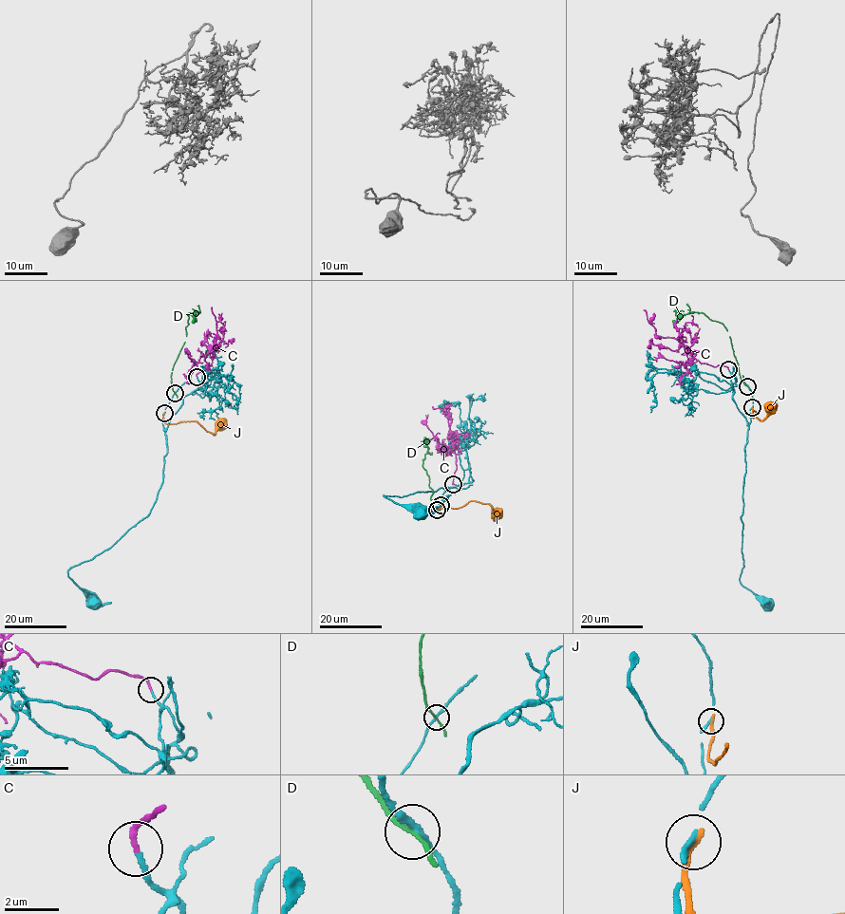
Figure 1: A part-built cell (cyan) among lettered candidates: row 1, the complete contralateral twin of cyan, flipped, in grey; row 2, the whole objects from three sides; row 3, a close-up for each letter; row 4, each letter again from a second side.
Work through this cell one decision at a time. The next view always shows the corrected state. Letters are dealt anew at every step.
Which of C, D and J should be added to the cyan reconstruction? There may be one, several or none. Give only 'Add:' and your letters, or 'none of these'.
Add: C

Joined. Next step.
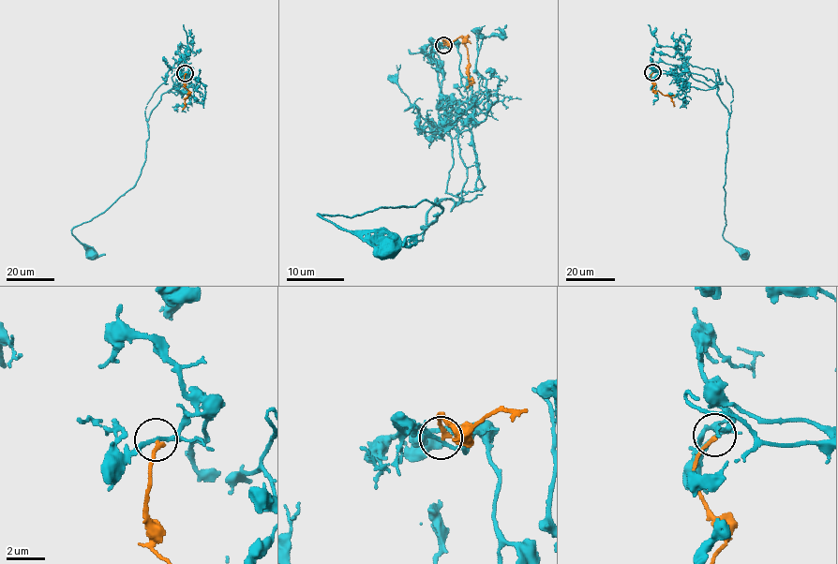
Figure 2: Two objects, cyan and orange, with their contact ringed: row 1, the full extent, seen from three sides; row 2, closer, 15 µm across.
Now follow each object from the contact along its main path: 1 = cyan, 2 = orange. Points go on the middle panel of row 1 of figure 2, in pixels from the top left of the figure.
1: (443, 45), (471, 93), (461, 200), (436, 200), (426, 227), (440, 202), (318, 215), (387, 248)
2: (443, 45), (444, 37), (451, 43), (462, 37), (469, 61), (470, 80), (472, 81), (469, 82)

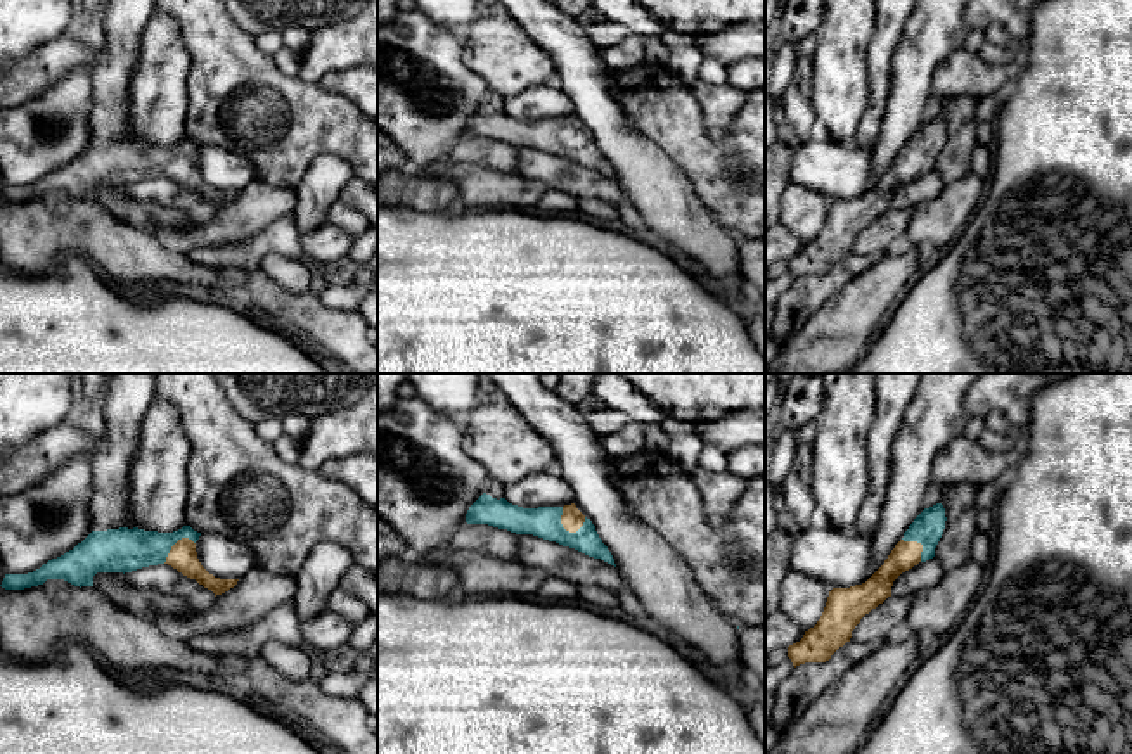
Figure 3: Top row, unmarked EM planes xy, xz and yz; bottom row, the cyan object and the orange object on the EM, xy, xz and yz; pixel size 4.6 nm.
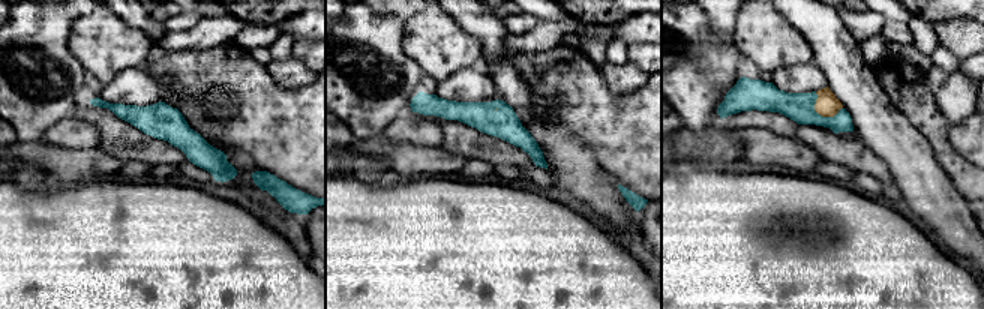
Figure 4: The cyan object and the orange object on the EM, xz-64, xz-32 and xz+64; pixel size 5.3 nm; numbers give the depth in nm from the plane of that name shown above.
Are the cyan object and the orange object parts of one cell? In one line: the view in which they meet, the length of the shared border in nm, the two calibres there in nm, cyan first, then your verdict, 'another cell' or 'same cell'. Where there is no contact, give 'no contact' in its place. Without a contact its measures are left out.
xz | 140 nm | 140/110 nm | same cell

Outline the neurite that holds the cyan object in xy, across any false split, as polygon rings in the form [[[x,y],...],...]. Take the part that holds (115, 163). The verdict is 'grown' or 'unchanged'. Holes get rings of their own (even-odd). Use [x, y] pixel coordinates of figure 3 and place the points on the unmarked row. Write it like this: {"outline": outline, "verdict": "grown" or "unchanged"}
{"outline": [[[183,138],[173,145],[144,144],[138,140],[92,144],[64,168],[48,173],[28,187],[5,187],[2,201],[24,202],[47,192],[64,192],[74,199],[93,199],[97,185],[132,185],[142,180],[168,176],[204,201],[222,208],[239,192],[220,192],[199,175],[196,154],[201,145]]], "verdict": "grown"}

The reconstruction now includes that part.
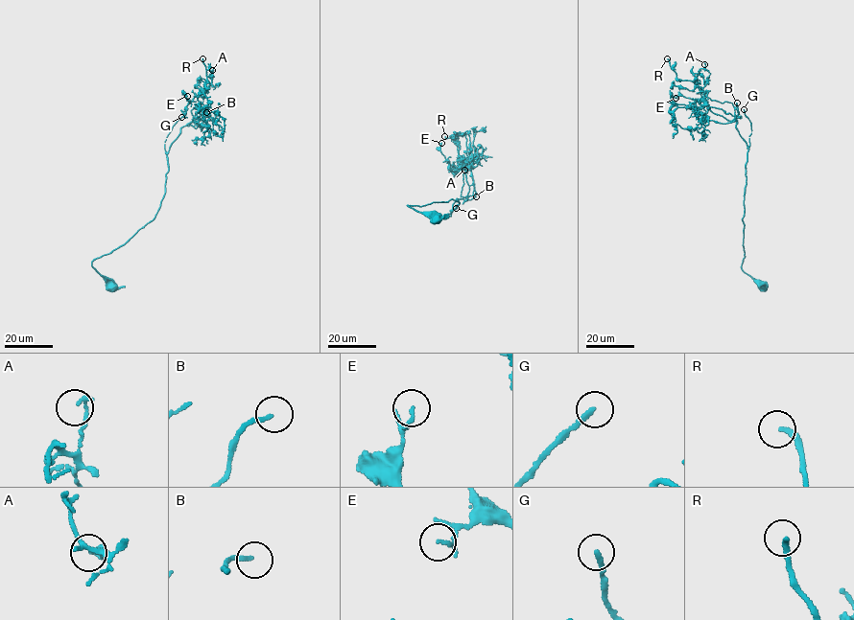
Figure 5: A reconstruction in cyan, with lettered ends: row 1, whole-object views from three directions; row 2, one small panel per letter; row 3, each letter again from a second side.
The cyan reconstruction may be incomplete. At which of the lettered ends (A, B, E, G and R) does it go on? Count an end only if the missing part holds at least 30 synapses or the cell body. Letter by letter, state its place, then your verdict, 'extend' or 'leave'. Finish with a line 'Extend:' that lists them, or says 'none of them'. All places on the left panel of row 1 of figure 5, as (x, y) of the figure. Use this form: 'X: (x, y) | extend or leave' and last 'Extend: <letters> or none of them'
A: (212, 70) | leave
B: (206, 112) | extend
E: (187, 96) | leave
G: (181, 117) | extend
R: (202, 58) | leave
Extend: B, G

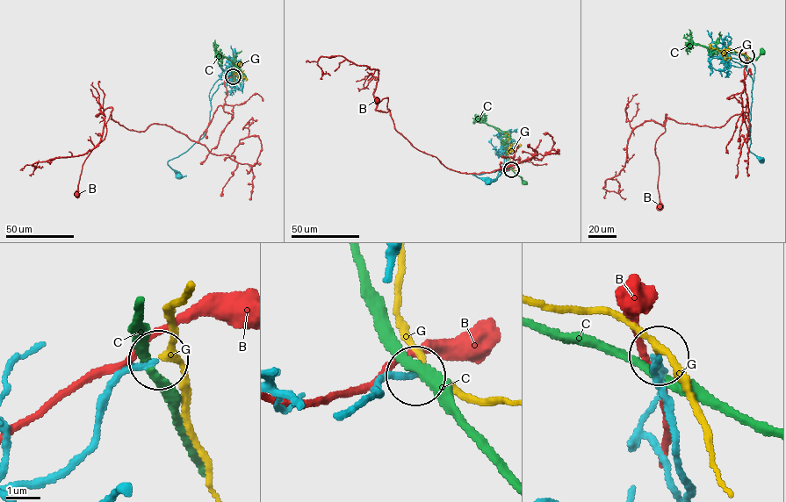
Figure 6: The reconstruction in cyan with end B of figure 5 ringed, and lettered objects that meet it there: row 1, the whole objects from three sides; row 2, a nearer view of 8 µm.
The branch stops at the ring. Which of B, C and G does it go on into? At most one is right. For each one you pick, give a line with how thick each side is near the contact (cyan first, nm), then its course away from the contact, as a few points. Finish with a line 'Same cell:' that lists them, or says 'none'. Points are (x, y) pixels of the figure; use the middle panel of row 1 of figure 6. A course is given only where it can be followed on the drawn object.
G: calibres 190 and 180 nm; course (511, 169), (508, 147), (515, 151), (520, 146)
Same cell: G

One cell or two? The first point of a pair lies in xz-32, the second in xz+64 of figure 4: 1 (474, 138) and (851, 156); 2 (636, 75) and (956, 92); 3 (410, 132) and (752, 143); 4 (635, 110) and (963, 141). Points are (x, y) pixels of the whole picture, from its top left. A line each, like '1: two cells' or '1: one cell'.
1: one cell
2: one cell
3: two cells
4: two cells

